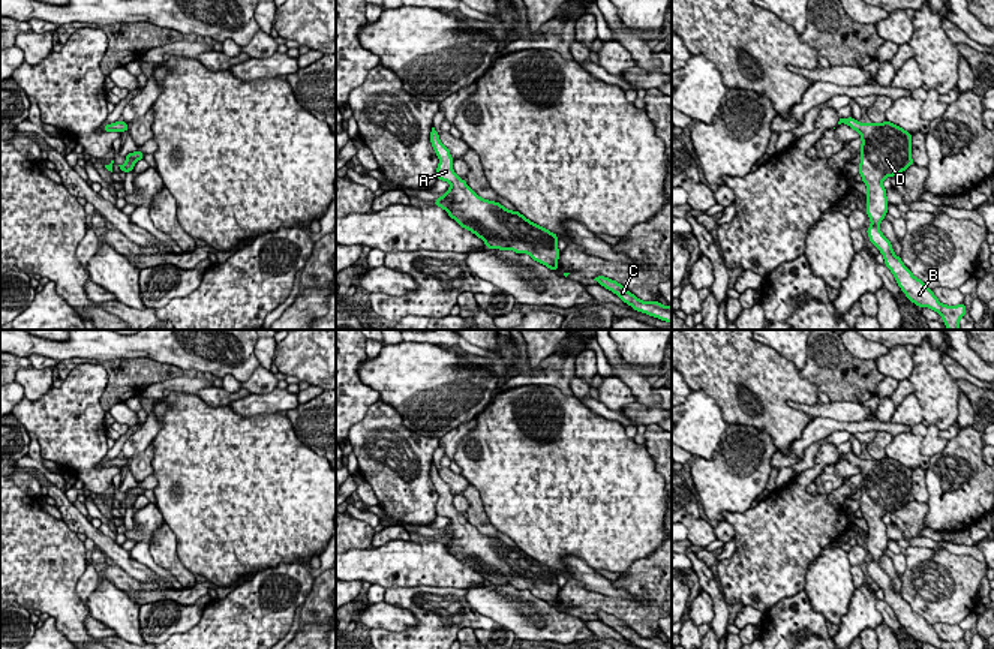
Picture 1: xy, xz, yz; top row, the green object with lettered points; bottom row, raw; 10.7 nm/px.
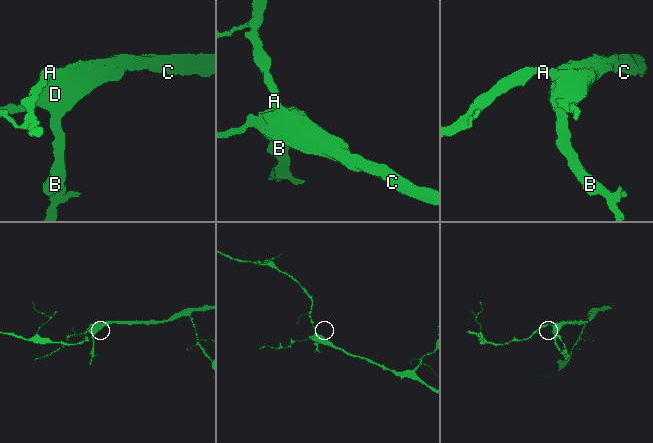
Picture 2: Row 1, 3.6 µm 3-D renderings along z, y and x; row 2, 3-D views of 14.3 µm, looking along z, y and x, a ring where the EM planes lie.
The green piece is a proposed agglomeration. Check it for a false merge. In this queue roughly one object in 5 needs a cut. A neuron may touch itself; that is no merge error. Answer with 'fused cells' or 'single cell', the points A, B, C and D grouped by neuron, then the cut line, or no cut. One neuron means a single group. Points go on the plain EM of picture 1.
single cell | A B C D | no cut

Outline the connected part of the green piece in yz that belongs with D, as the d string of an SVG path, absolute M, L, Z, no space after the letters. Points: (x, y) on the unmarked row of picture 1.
M853 453L840 454L838 460L849 460L861 469L861 499L859 510L867 522L867 552L871 562L867 565L870 577L880 586L885 601L894 610L898 622L906 633L916 642L930 643L937 649L966 649L966 640L948 642L942 640L921 615L915 613L901 592L894 589L891 577L879 565L885 550L888 549L886 525L883 516L906 507L913 501L912 495L912 469L891 459L859 459Z

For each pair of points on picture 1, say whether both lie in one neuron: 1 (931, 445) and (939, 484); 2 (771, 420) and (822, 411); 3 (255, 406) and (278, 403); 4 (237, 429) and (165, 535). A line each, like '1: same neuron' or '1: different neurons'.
1: different neurons
2: different neurons
3: same neuron
4: different neurons

